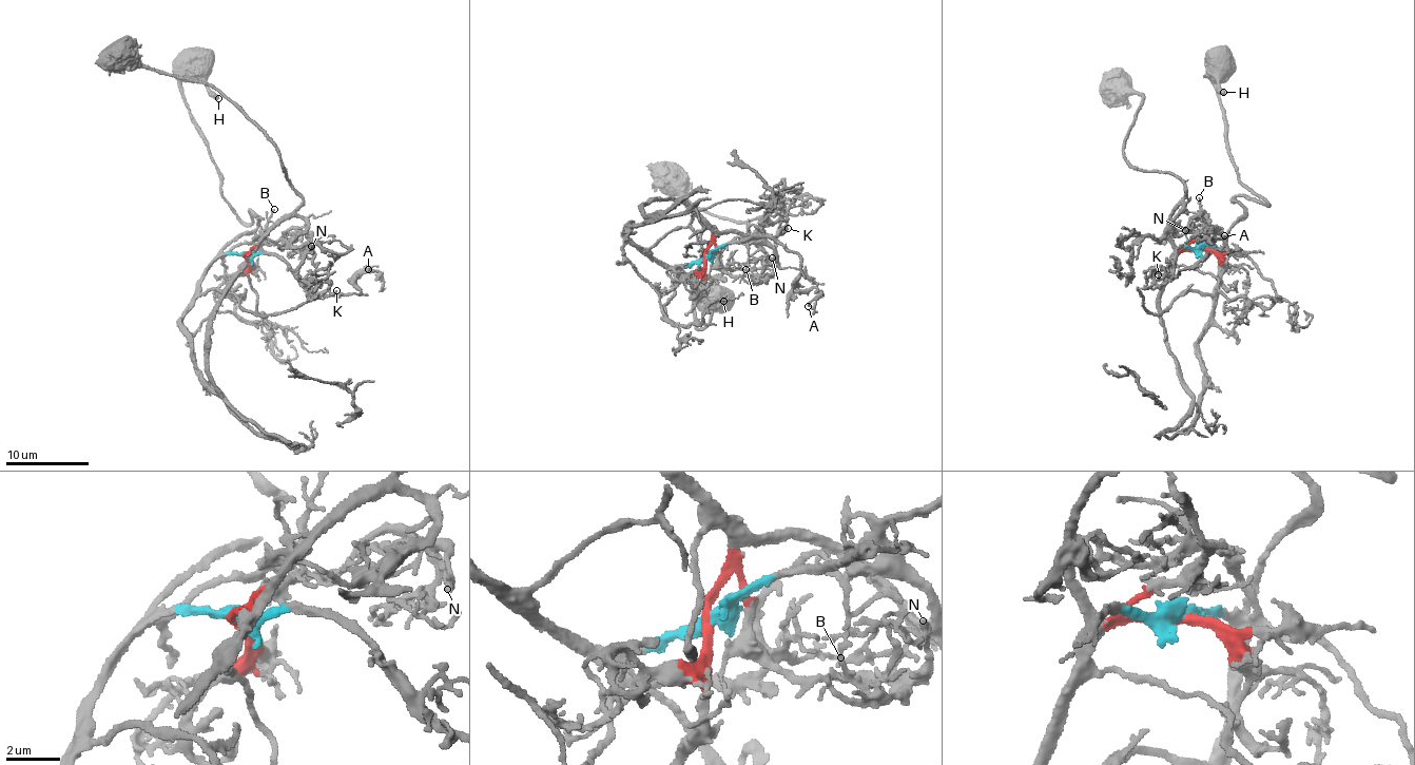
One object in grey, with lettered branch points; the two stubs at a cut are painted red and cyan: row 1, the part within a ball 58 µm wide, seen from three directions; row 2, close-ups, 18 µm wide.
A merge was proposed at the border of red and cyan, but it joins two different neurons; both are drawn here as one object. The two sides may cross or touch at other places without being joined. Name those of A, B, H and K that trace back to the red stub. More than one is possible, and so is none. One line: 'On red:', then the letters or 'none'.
On red: none

